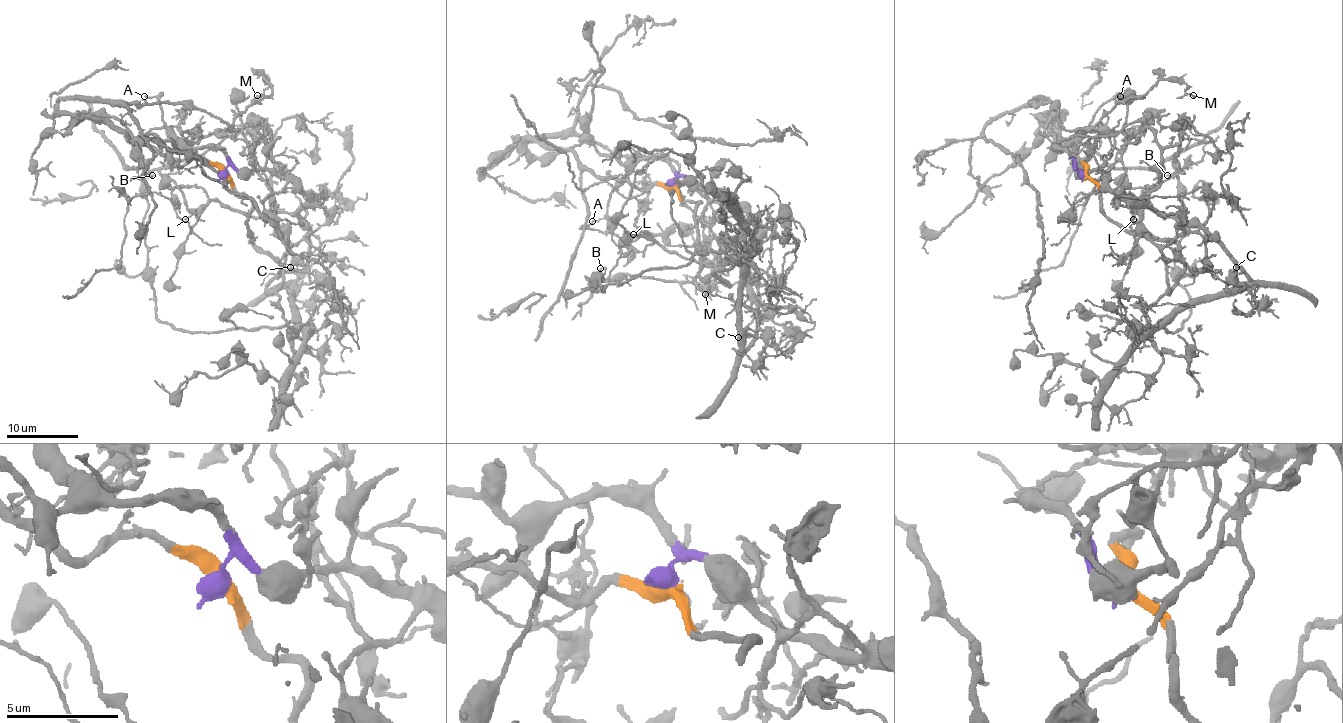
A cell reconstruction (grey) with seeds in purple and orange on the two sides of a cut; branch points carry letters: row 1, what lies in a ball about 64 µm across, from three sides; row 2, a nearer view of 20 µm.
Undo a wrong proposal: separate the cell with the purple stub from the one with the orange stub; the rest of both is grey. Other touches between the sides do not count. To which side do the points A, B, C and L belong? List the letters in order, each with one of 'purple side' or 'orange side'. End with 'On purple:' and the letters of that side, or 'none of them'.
A: purple side
B: orange side
C: purple side
L: purple side
On purple: A, C, L

